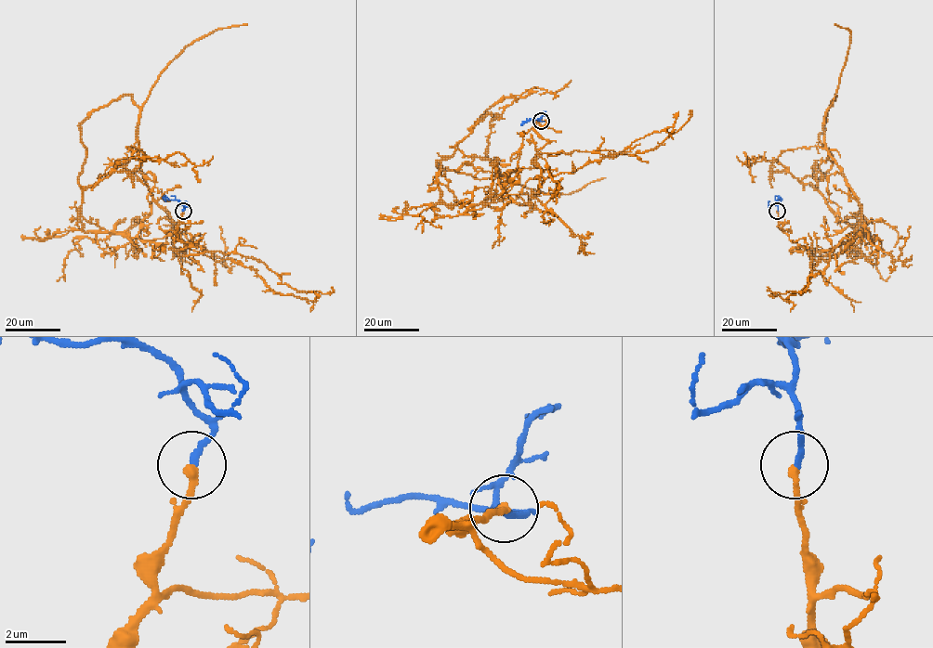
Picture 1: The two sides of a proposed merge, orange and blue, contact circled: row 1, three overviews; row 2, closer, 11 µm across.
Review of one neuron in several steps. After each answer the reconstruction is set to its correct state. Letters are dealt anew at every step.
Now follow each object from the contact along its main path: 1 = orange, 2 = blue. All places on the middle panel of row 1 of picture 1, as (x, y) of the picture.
1: (541, 121), (543, 181), (529, 203), (512, 200), (496, 167), (546, 192), (605, 177)
2: (541, 121), (528, 120), (520, 124)

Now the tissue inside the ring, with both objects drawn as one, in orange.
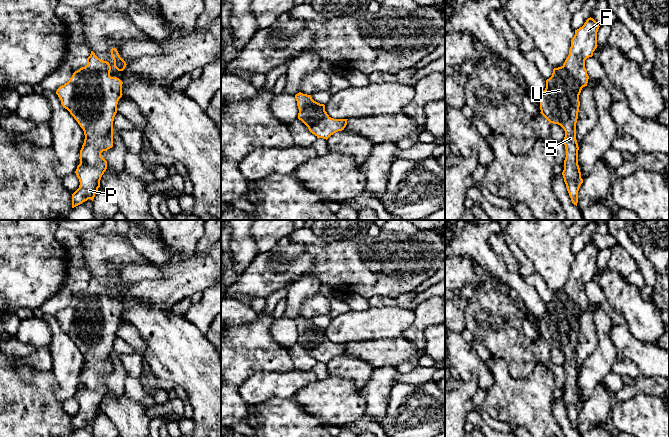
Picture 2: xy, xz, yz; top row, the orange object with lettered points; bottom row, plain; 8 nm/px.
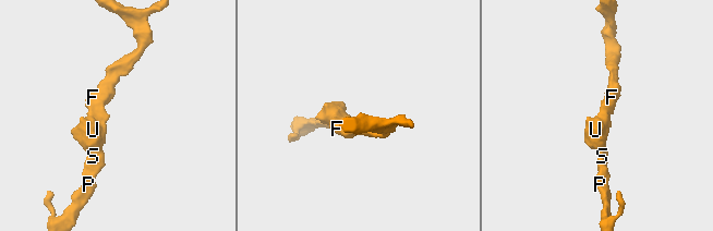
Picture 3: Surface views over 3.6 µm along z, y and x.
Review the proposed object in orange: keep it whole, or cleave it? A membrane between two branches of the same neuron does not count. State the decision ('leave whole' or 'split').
leave whole

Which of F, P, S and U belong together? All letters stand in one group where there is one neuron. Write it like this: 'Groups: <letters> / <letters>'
Groups: F P S U

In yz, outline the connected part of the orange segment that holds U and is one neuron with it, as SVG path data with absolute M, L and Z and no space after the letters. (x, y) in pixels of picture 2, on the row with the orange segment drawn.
M590 17L582 27L575 30L568 57L561 67L553 69L552 76L546 80L545 90L539 95L540 113L550 123L560 125L565 131L562 142L565 145L566 157L562 175L571 201L576 206L578 191L583 183L578 165L579 147L576 140L579 95L588 83L585 60L593 56L598 46L599 27Z

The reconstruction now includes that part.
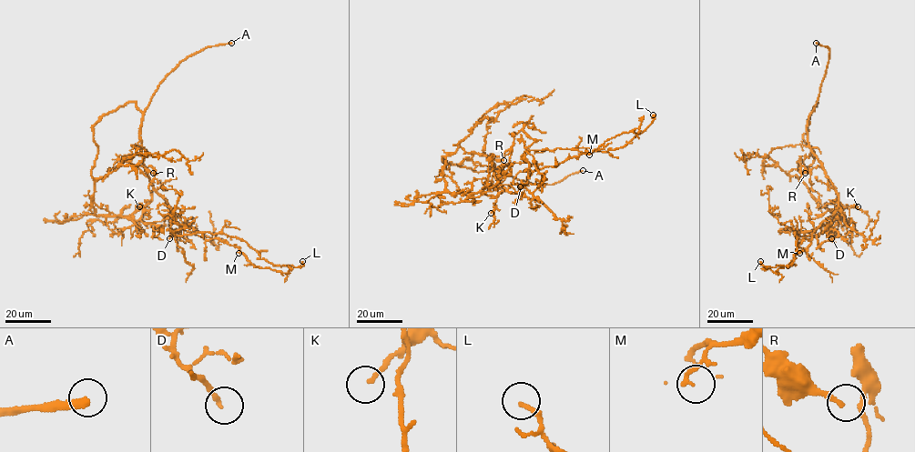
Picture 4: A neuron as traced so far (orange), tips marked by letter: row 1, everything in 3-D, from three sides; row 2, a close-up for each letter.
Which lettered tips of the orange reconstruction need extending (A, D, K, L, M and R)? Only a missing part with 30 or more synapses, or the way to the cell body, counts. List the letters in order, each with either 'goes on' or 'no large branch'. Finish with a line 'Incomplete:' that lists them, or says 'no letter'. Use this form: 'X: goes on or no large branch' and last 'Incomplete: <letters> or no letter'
A: goes on
D: goes on
K: no large branch
L: no large branch
M: no large branch
R: no large branch
Incomplete: A, D

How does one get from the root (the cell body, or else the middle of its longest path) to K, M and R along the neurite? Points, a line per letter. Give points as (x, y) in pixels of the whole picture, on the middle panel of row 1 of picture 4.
K: (514, 193), (502, 191), (491, 213)
M: (514, 193), (519, 192), (534, 171), (556, 166), (590, 151), (589, 155)
R: (514, 193), (488, 195), (446, 188), (442, 168), (459, 144), (466, 153), (503, 160)

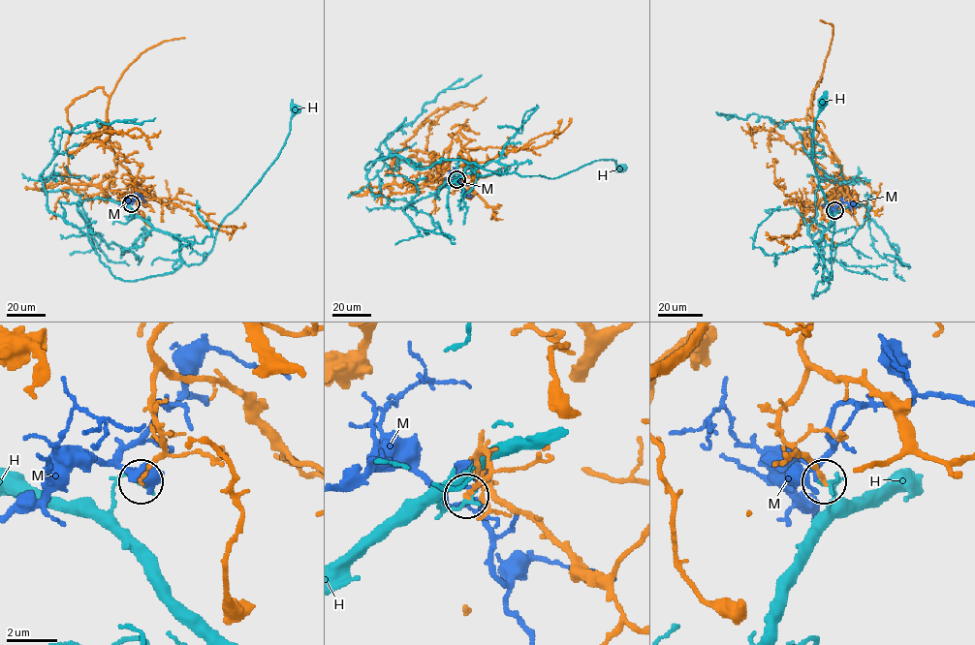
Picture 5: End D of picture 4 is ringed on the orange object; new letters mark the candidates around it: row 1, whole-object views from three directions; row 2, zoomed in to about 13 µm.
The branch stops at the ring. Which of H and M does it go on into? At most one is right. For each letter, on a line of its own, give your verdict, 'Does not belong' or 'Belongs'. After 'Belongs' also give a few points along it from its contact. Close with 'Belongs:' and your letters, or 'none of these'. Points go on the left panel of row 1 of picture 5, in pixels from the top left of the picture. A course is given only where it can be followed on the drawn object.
H: Does not belong
M: Does not belong
Belongs: none of these

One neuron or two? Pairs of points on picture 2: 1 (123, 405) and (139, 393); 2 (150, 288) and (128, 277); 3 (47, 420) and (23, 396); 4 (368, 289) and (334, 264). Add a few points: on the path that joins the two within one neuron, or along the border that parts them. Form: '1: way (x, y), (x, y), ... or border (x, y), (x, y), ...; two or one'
1: border (124, 391), (147, 407); two
2: border (162, 276), (156, 279), (145, 279), (133, 285); two
3: way (41, 414), (29, 402); one
4: way (360, 283), (342, 265); one

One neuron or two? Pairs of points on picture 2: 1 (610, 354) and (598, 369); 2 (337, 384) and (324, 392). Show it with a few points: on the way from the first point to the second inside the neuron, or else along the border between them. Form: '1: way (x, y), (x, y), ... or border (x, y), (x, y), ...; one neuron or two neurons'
1: way (606, 358), (599, 365); one neuron
2: way (334, 387), (327, 392); one neuron

